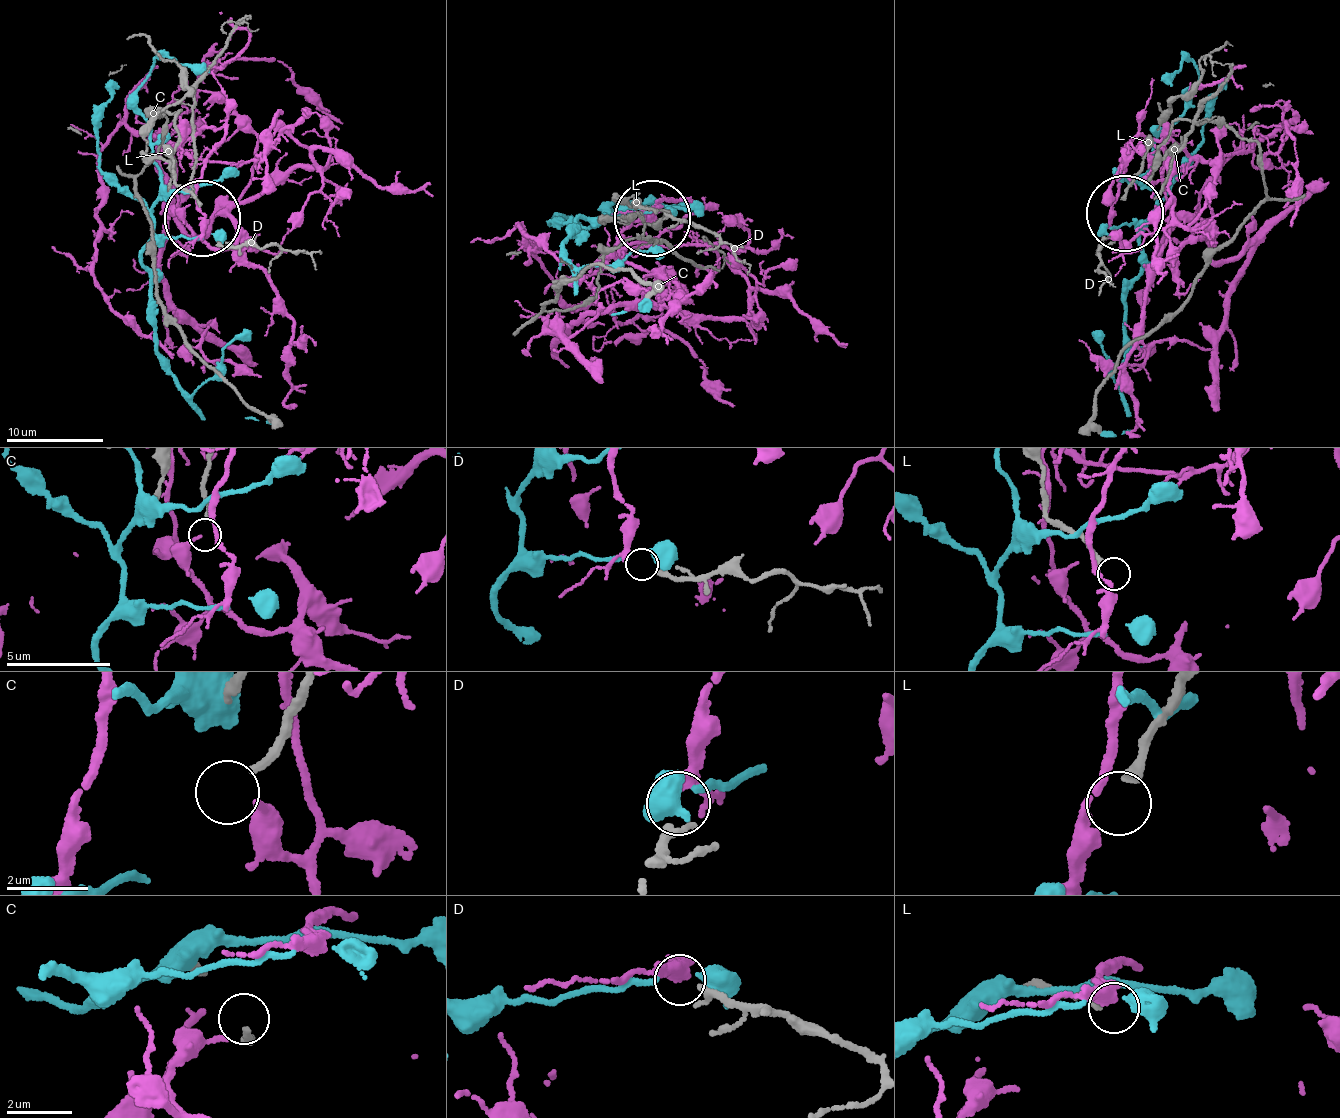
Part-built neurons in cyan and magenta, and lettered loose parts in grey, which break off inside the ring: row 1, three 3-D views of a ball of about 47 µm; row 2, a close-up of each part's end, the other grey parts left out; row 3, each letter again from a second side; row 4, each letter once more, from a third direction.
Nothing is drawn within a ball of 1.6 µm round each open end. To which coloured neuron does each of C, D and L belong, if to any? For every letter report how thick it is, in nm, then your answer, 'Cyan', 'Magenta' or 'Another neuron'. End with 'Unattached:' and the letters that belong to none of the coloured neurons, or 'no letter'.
C: Thickness 170 nm. Another neuron
D: Thickness 240 nm. Magenta
L: Thickness 260 nm. Another neuron
Unattached: C, L

